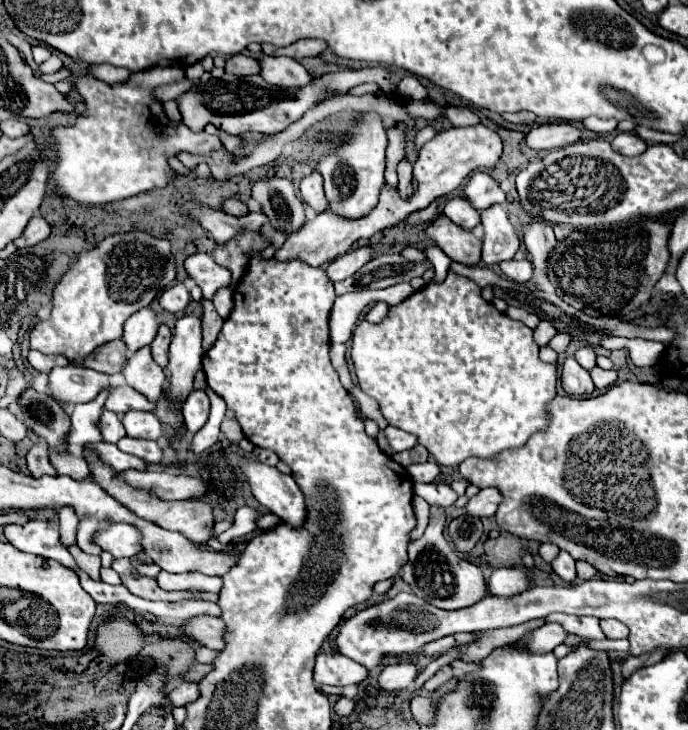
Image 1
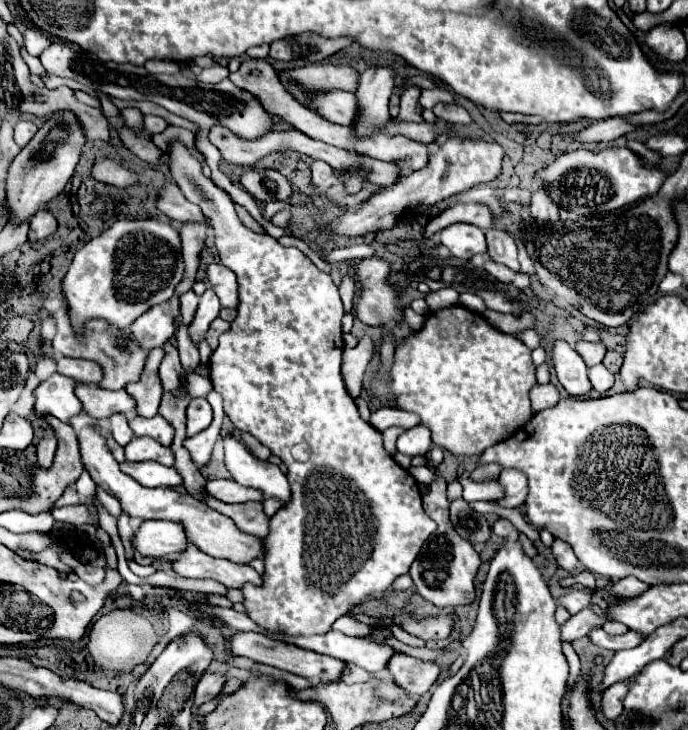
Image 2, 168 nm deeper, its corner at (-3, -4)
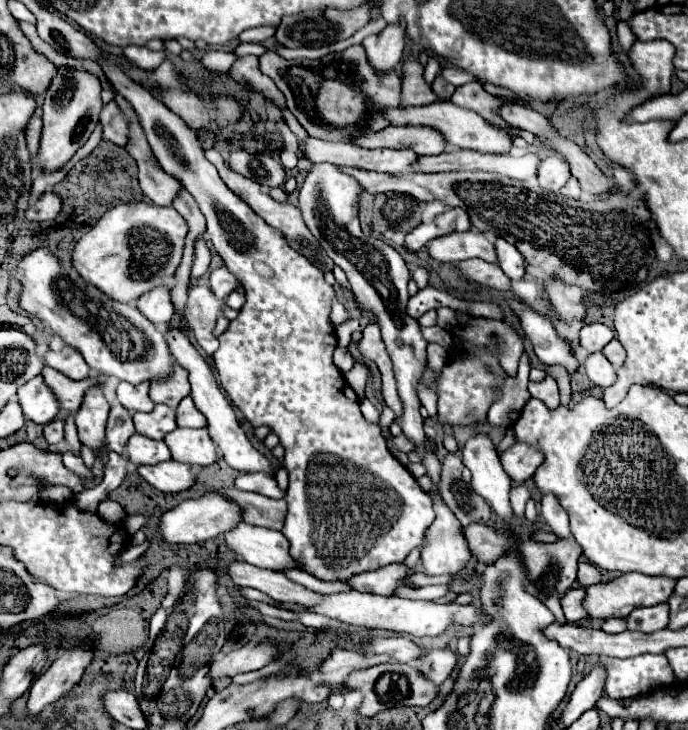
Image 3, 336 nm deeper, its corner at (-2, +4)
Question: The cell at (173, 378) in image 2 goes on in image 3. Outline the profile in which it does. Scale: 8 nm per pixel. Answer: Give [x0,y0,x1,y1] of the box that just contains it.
[150,363,190,409]

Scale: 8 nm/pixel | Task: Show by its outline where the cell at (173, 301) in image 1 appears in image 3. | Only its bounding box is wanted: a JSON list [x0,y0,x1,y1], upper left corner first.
[184,283,224,355]

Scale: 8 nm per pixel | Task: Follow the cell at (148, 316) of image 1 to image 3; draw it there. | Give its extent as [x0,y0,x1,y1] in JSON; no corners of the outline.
[136,285,174,325]

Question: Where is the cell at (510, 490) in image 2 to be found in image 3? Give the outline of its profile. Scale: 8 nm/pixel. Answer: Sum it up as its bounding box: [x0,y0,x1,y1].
[500,443,544,483]

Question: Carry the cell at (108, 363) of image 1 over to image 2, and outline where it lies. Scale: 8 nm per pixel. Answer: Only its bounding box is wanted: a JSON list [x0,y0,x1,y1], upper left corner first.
[57,357,103,383]

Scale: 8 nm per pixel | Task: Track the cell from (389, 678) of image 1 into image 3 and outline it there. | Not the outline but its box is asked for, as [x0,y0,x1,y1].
[420,651,458,685]

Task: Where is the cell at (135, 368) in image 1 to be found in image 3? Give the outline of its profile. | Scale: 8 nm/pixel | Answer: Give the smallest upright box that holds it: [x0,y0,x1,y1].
[116,383,154,413]

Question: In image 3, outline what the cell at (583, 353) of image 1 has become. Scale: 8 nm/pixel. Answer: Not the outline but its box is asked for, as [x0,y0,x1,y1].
[580,323,614,353]

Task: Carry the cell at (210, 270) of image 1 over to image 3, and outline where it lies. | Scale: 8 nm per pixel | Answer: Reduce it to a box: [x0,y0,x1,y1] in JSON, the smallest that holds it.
[226,287,244,311]

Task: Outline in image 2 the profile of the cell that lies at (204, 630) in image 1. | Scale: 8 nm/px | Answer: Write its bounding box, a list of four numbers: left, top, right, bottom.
[229,631,349,685]

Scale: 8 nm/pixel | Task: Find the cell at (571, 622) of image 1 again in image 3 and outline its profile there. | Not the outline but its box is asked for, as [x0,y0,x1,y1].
[628,603,670,633]

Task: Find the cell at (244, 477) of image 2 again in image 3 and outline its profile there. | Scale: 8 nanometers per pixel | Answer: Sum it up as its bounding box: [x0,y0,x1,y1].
[164,325,274,473]

